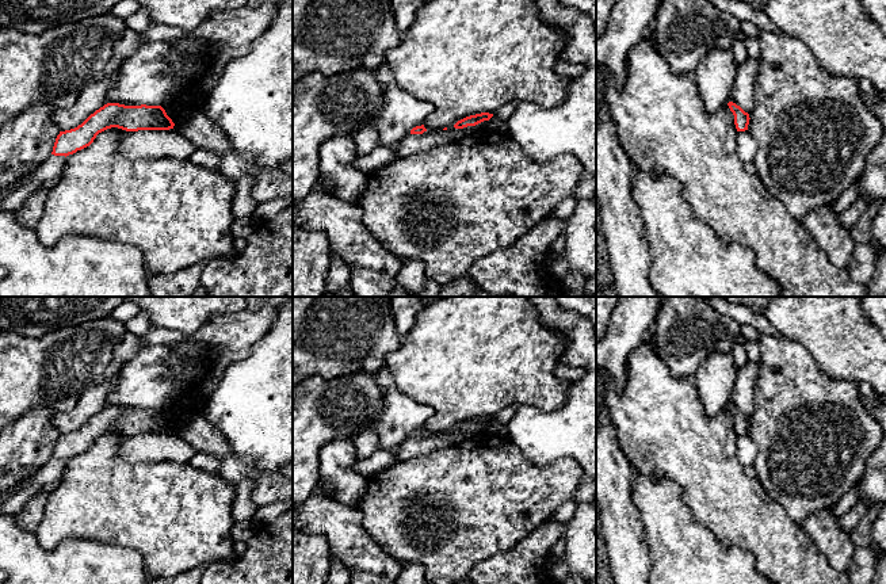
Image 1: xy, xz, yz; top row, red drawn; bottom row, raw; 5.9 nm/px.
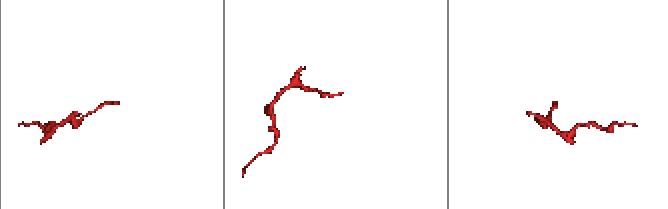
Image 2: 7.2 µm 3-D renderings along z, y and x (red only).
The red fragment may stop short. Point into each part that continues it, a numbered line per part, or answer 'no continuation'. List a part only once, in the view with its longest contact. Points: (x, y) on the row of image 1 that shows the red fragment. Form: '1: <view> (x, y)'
no continuation

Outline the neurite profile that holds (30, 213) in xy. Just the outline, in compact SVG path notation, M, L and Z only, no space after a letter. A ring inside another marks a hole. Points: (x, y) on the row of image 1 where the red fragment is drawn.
M35 191L30 195L20 209L16 210L15 217L27 228L35 228L43 213L43 205L47 191Z

